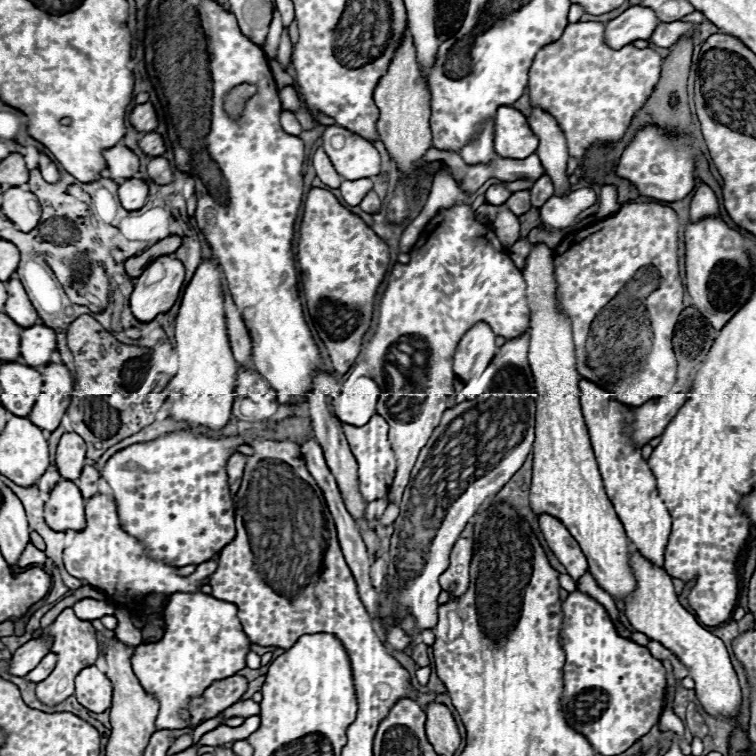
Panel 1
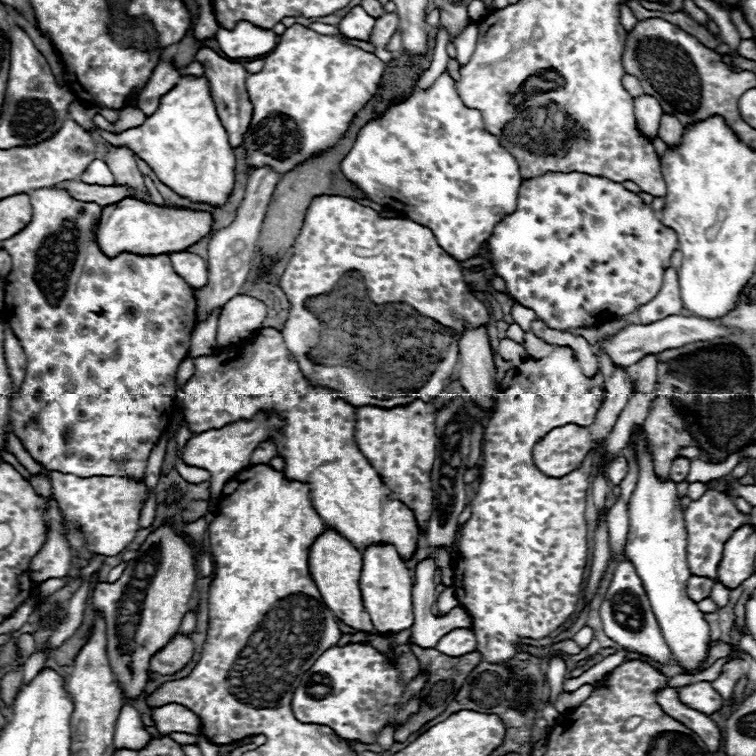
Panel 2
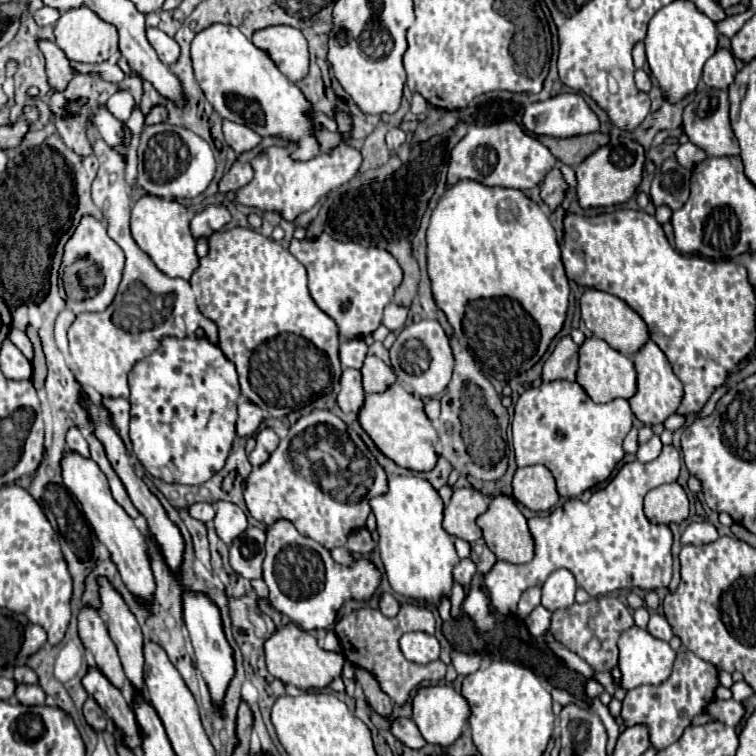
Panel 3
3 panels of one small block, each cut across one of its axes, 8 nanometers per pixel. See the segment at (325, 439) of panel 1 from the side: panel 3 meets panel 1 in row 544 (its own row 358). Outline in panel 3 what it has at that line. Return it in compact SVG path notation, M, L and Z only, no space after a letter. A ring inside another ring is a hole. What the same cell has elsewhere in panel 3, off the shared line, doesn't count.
M368 354L362 366L362 378L364 378L364 390L366 394L384 392L390 384L396 382L396 374L388 364L384 364L380 358Z

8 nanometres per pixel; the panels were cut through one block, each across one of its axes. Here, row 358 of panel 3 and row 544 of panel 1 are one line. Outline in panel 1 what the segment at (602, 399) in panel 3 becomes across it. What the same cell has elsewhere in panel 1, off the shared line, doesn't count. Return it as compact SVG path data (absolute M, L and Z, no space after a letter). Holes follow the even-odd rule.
M536 244L528 256L524 278L528 282L530 306L530 368L536 386L536 442L534 442L534 476L530 486L530 508L536 516L550 514L558 518L580 544L588 558L590 574L598 586L612 598L624 602L636 590L636 578L630 566L630 540L608 500L598 464L590 446L590 436L580 410L578 382L574 360L574 342L570 320L558 312L556 280L552 250Z

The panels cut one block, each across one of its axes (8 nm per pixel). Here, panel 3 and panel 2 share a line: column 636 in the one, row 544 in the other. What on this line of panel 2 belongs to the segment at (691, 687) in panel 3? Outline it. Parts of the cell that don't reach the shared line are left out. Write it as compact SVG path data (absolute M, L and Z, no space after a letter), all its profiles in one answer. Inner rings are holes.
M706 490L698 500L692 500L686 508L686 534L688 534L688 566L696 576L708 576L716 580L718 564L722 560L726 540L746 524L746 514L742 514L730 496L720 490Z

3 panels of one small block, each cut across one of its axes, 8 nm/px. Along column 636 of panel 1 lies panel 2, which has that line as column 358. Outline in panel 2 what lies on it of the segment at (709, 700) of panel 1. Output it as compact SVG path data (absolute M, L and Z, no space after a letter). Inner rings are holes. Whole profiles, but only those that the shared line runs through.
M326 528L326 532L310 548L308 566L310 566L310 576L322 594L324 604L334 612L334 616L358 632L372 632L370 616L366 614L362 606L362 592L360 592L362 556L360 552L346 538L342 538L336 530Z

